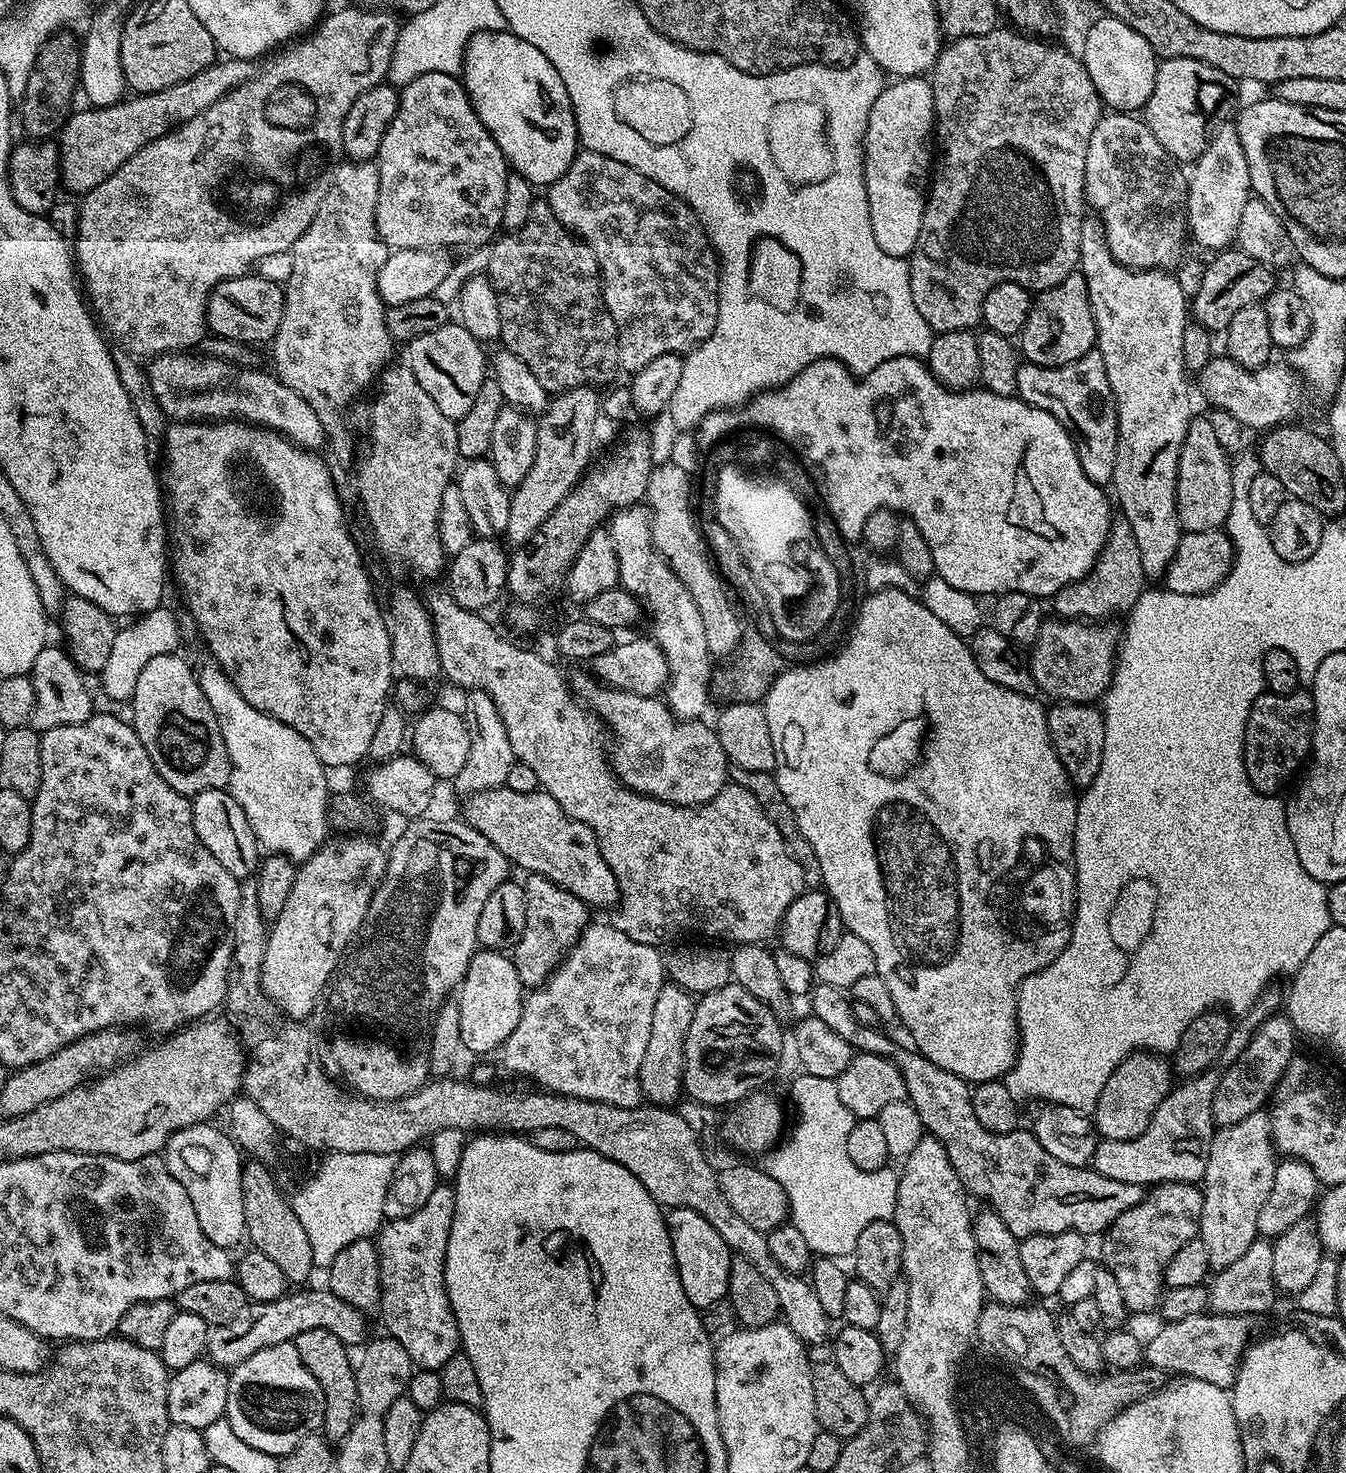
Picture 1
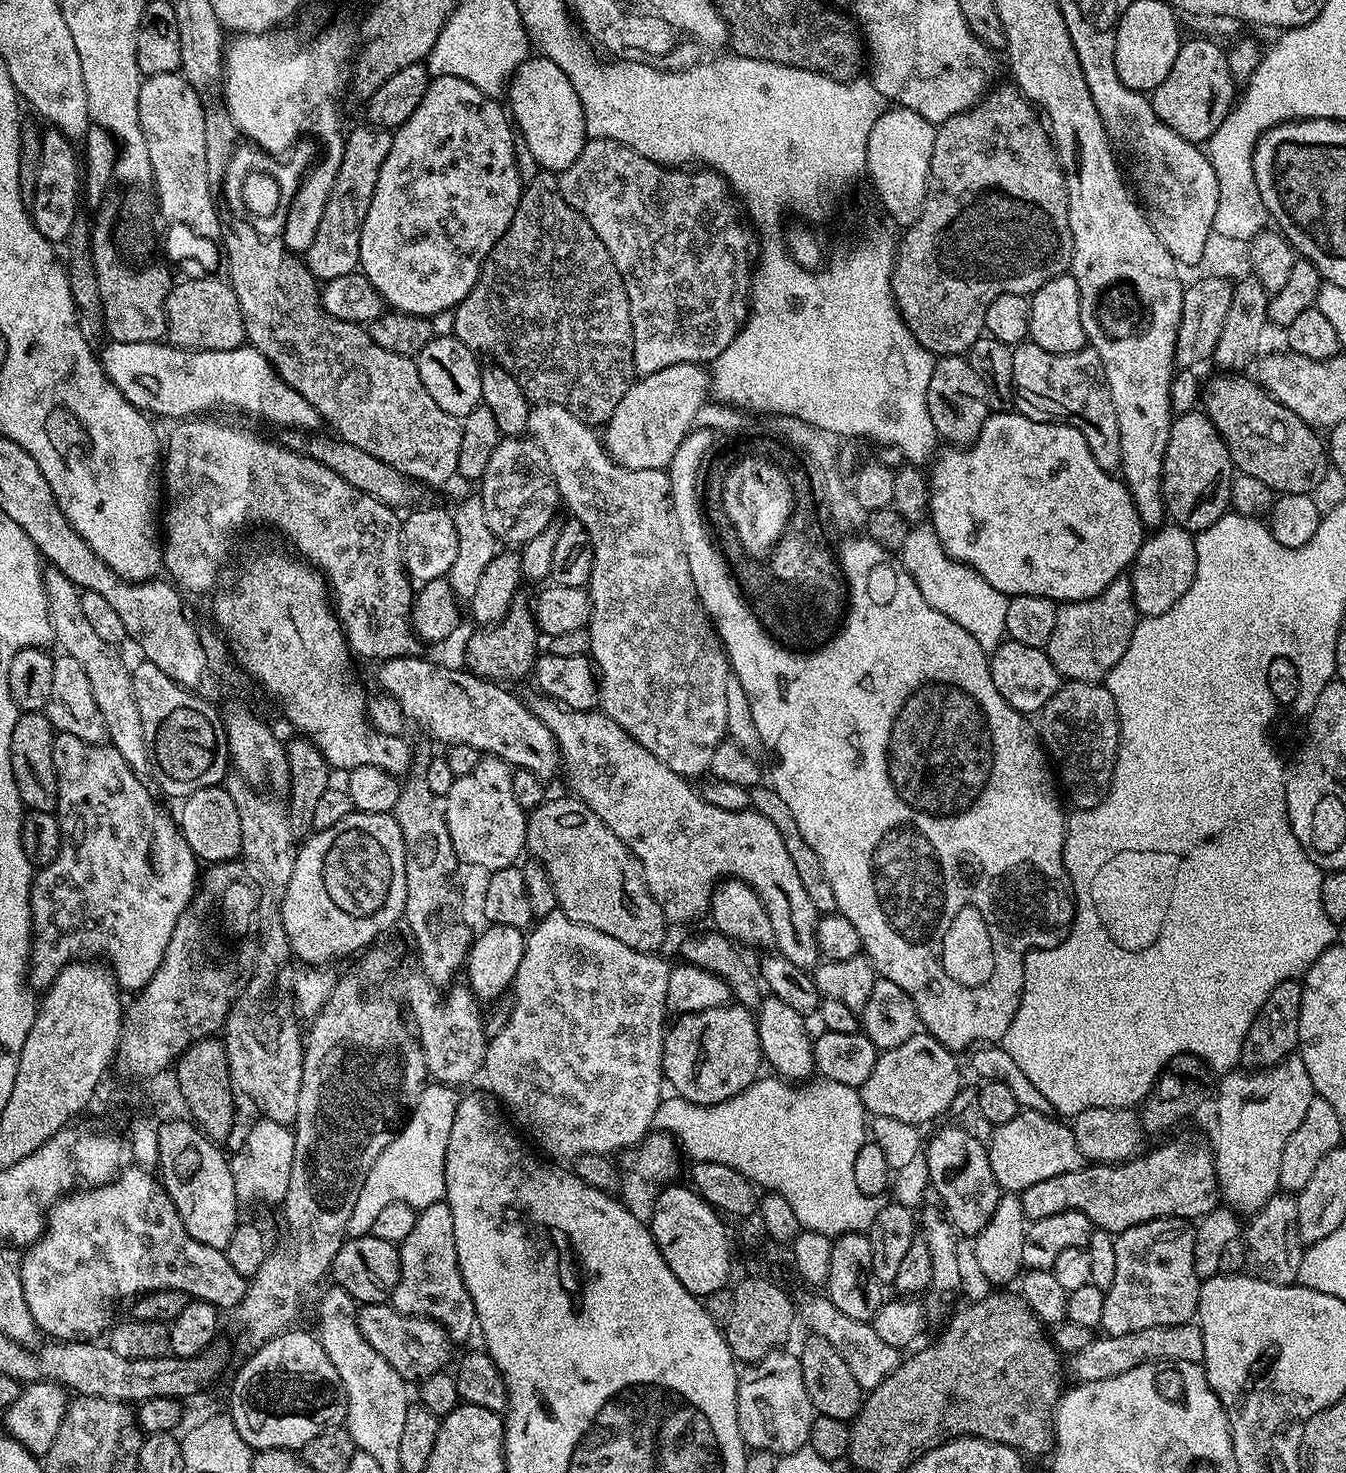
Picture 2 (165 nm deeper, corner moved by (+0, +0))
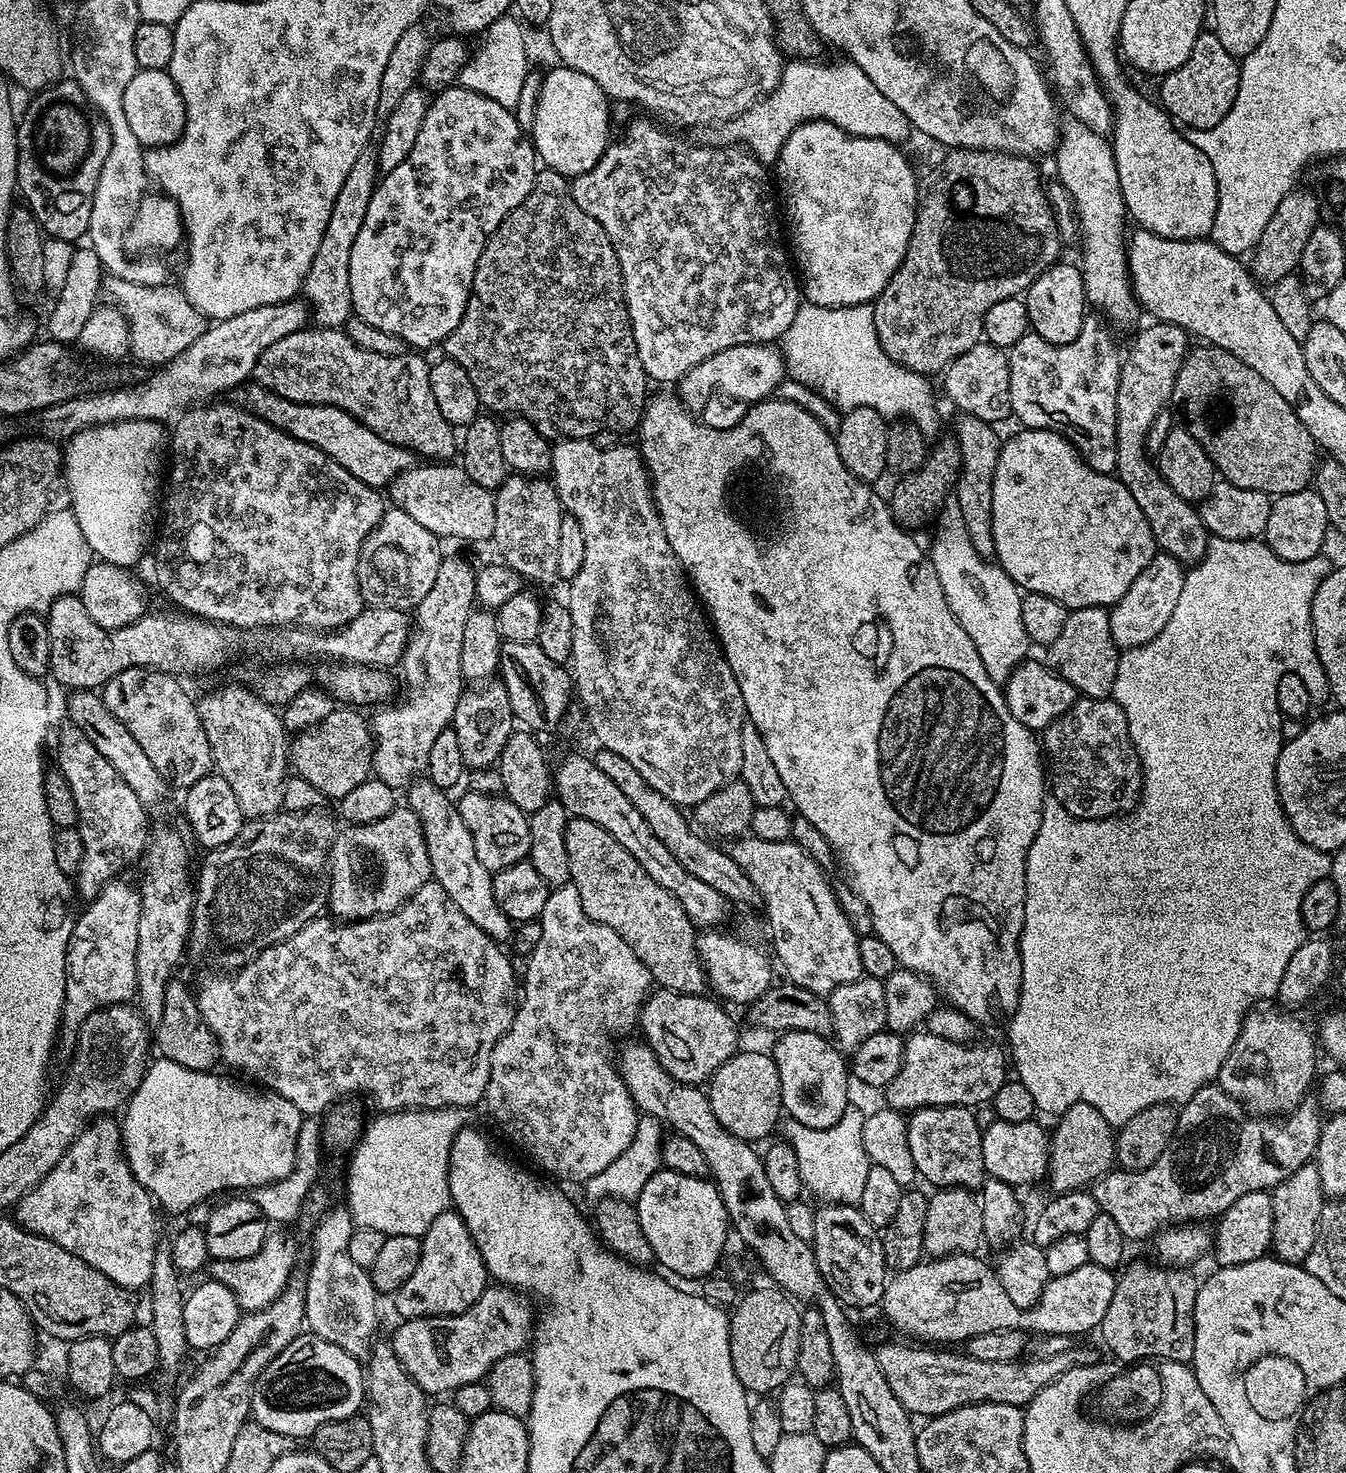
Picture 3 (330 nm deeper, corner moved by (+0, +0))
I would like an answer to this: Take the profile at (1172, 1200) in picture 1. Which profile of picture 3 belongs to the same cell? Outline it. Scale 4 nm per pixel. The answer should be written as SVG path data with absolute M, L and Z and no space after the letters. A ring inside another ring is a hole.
M1130 1264L1119 1273L1114 1298L1110 1298L1110 1306L1106 1306L1098 1336L1120 1362L1191 1361L1198 1280L1180 1266Z

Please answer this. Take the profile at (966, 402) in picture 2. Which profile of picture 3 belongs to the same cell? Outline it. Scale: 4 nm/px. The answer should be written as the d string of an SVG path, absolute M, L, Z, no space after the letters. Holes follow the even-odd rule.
M963 414L955 418L957 420L954 435L958 442L958 450L962 454L962 466L960 477L956 480L954 495L958 498L958 506L962 509L962 522L966 522L966 534L970 534L974 550L978 550L978 554L985 558L992 558L996 554L992 533L992 483L1002 440L1001 437L996 437L997 429L982 418Z

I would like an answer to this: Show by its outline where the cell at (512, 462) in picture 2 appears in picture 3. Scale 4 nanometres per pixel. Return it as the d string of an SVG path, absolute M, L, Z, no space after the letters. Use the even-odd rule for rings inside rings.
M510 474L494 492L494 534L492 540L500 547L499 559L508 564L525 581L548 584L558 577L558 533L562 518L566 515L556 486L548 478L533 478L531 475Z

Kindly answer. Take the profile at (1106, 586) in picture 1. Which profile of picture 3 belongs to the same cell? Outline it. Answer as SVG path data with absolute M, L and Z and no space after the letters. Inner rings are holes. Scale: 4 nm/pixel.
M1098 606L1071 609L1066 618L1066 626L1062 626L1062 634L1058 634L1058 638L1054 638L1054 642L1046 648L1048 667L1066 682L1070 682L1070 686L1074 686L1081 697L1109 699L1114 678L1118 678L1121 649L1116 647L1110 634L1108 614L1108 608Z

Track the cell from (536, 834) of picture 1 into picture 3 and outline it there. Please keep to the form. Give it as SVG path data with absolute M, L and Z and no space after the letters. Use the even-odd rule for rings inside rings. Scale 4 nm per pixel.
M572 818L566 826L566 858L570 858L570 883L578 890L582 910L586 910L594 922L610 926L610 930L638 954L659 987L683 992L686 996L699 996L705 991L704 965L696 958L696 925L686 918L674 894L662 890L662 886L634 862L626 846L618 846L602 826Z

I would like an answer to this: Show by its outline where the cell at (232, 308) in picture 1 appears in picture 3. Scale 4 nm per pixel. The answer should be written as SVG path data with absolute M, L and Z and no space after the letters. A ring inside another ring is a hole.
M109 275L106 280L106 296L115 307L122 310L130 330L131 359L141 360L144 364L163 366L169 364L194 338L204 333L206 317L188 301L183 287L167 282L162 285L135 285L134 282Z

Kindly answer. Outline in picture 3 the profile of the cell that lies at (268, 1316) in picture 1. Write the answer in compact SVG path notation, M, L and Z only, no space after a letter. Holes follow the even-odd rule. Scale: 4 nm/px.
M489 1286L474 1306L457 1316L423 1316L399 1323L390 1335L394 1354L420 1389L436 1398L439 1392L451 1394L458 1386L483 1381L498 1358L523 1353L534 1332L534 1308L529 1297L515 1288Z

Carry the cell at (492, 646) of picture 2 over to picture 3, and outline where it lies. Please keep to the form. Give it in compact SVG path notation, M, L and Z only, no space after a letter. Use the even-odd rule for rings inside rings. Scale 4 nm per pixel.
M496 678L491 682L469 687L463 692L458 698L458 706L454 706L450 730L458 734L458 747L462 749L465 769L493 767L500 759L502 746L506 746L514 731L510 696L506 694L503 680Z

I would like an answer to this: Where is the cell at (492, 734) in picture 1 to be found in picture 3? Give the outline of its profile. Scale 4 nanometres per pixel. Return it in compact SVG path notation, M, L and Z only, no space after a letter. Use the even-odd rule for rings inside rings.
M471 790L465 791L465 796L458 800L458 807L462 814L462 822L470 829L474 838L474 851L482 866L493 874L501 872L506 866L514 866L519 860L525 859L530 850L530 830L528 816L514 806L508 797L501 794L478 794Z

